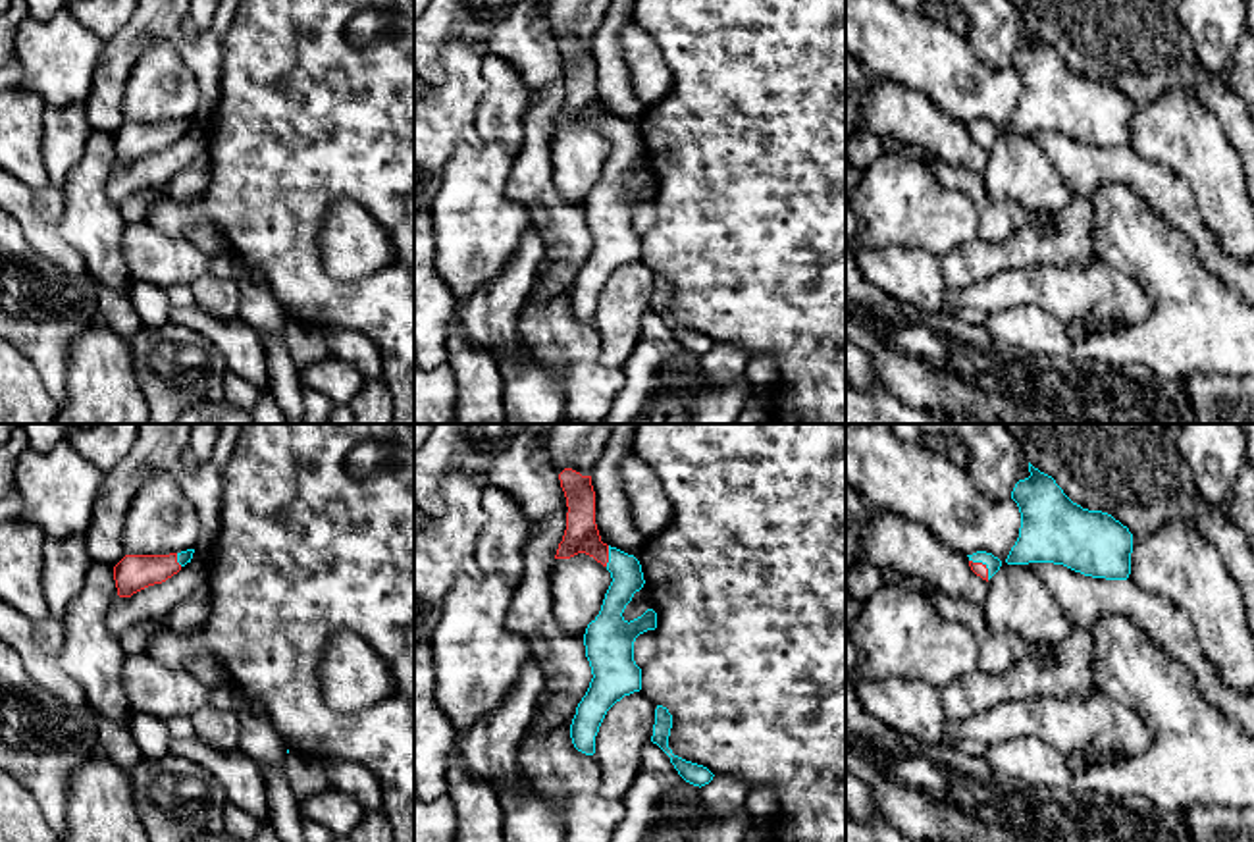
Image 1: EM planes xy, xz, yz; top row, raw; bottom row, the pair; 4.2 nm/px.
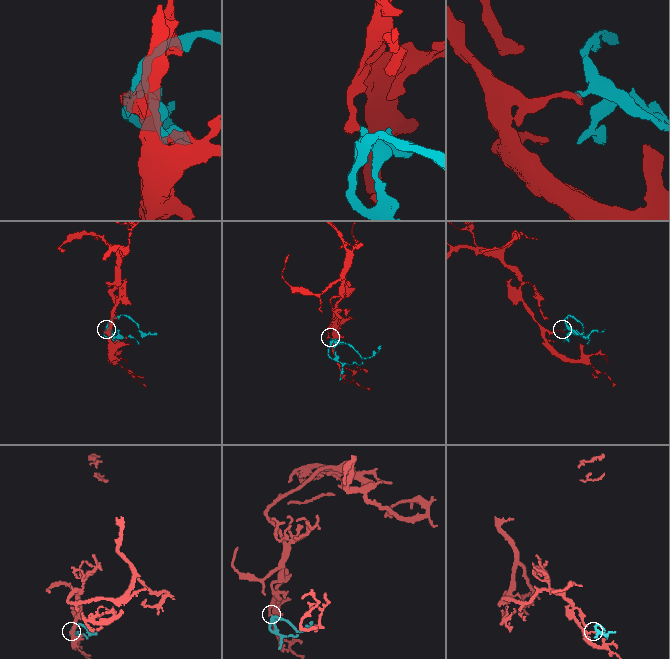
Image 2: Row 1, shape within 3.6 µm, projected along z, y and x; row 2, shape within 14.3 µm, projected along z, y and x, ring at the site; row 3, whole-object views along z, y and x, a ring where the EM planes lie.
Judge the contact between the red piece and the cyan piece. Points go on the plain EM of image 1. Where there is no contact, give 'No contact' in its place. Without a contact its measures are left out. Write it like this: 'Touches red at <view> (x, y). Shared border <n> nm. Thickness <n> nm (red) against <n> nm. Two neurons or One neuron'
Touches red at yz (983, 133). Shared border 120 nm. Thickness 60 nm (red) against 70 nm. One neuron

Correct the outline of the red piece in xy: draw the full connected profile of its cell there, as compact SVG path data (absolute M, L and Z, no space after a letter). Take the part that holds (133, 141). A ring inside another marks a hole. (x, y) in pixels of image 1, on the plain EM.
M195 118L170 123L125 123L114 135L118 164L131 166L148 154L166 150L191 131L193 121Z

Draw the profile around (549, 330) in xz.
M570 293L543 303L528 297L518 312L518 343L537 360L562 370L566 422L603 424L626 374L599 360L599 331L574 316Z

